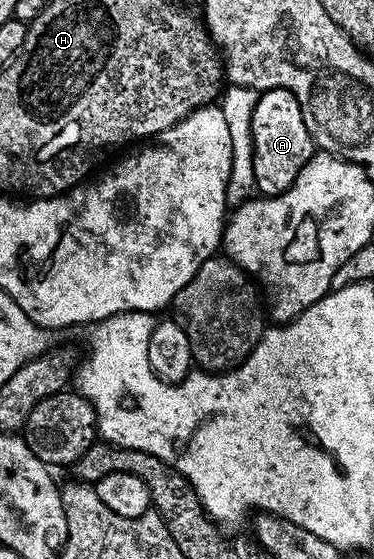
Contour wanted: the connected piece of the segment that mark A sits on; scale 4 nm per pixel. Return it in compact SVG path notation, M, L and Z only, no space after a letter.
M266 89L254 103L249 113L249 126L253 136L253 166L255 167L256 192L274 197L291 187L303 171L303 167L313 156L315 146L303 123L303 111L299 99L286 89Z

